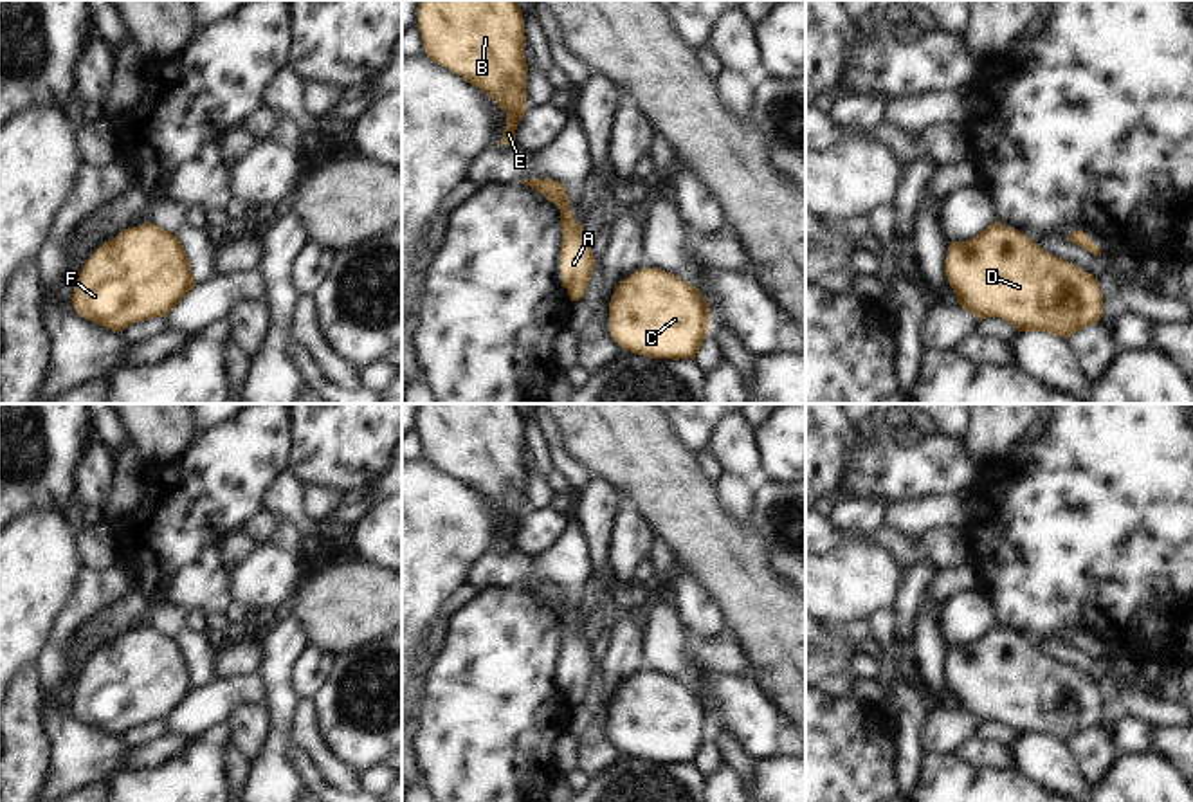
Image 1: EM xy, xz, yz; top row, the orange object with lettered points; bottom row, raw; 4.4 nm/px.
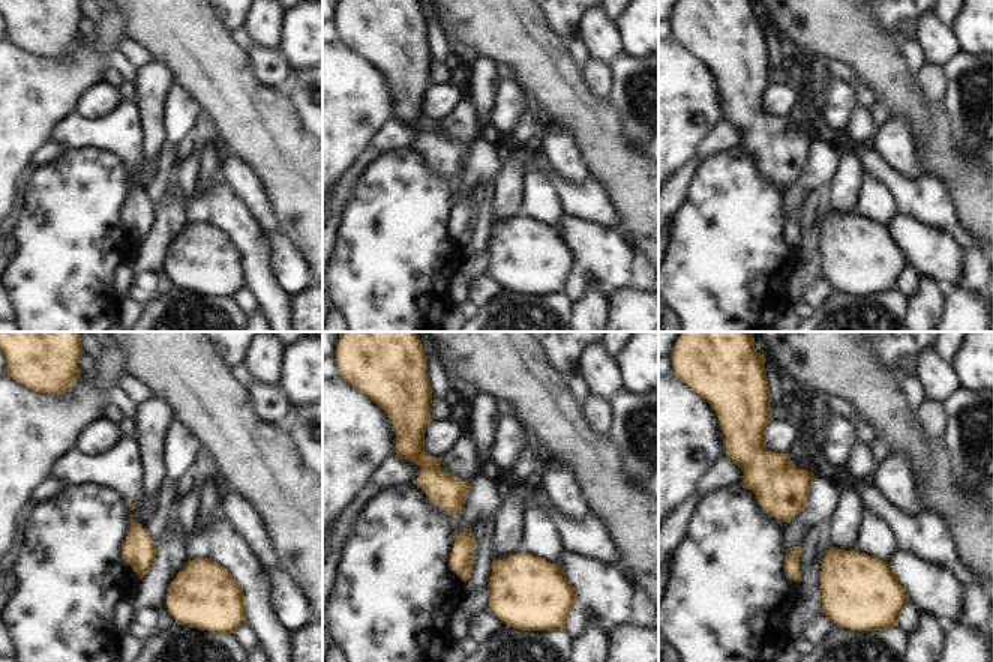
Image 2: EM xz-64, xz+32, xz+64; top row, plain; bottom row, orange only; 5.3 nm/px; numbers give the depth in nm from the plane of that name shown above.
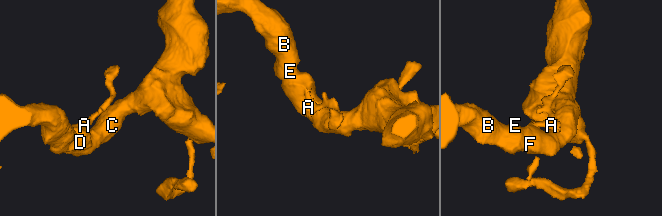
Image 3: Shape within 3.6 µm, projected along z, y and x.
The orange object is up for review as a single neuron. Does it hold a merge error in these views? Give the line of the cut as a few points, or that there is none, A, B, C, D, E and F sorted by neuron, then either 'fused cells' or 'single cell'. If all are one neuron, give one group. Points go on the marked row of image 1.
cut in xz along (566, 193), (561, 209); A / B C D E F; fused cells

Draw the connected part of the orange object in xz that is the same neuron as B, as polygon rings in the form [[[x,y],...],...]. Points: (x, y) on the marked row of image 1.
[[[422,0],[418,31],[425,54],[438,65],[481,88],[506,112],[501,146],[515,144],[515,130],[526,112],[524,22],[517,0]]]

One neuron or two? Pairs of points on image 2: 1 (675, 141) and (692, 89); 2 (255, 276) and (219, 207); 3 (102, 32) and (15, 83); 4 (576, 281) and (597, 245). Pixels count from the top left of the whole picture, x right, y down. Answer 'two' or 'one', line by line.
1: one
2: one
3: one
4: two

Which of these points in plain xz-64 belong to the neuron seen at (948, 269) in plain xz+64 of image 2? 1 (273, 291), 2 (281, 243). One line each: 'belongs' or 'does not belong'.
1: does not belong
2: belongs

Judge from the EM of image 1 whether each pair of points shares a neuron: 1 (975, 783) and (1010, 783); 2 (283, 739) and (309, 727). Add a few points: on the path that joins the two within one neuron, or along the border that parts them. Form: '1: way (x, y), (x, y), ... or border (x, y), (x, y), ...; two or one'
1: way (984, 783), (1001, 783); one
2: border (303, 701), (294, 725), (294, 741); two

